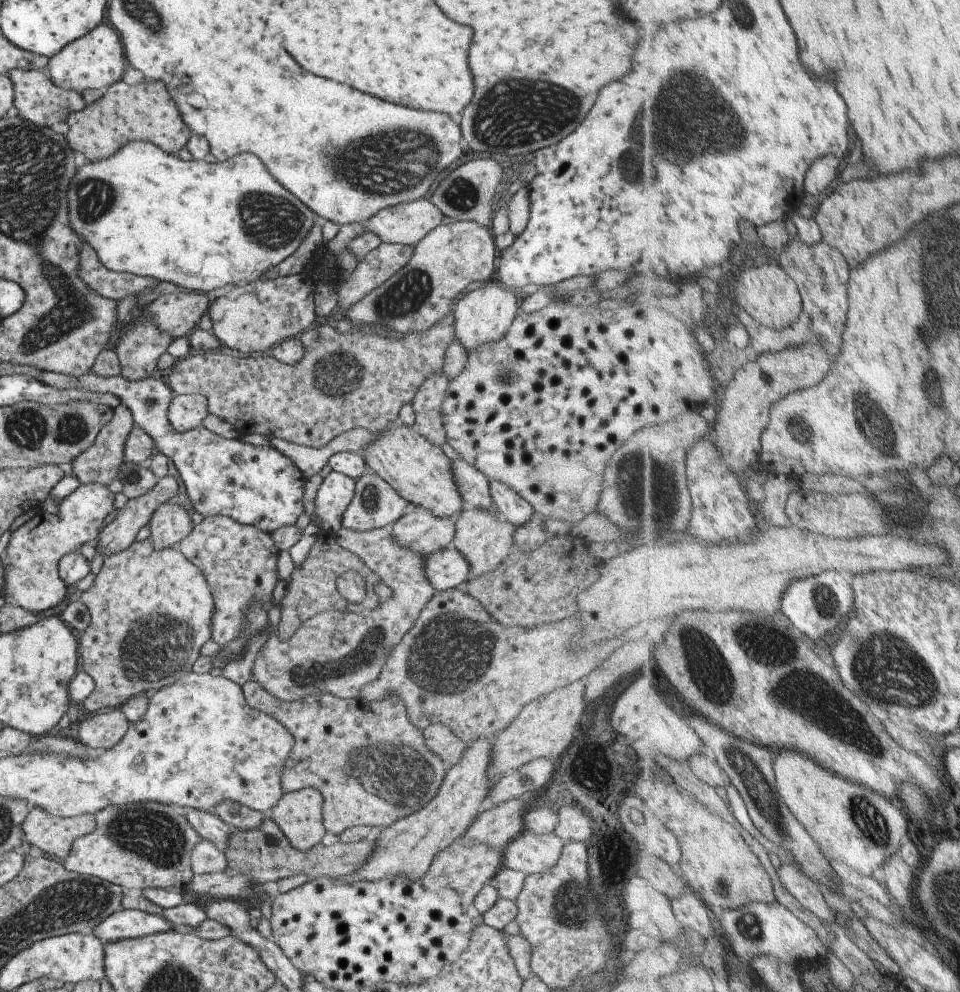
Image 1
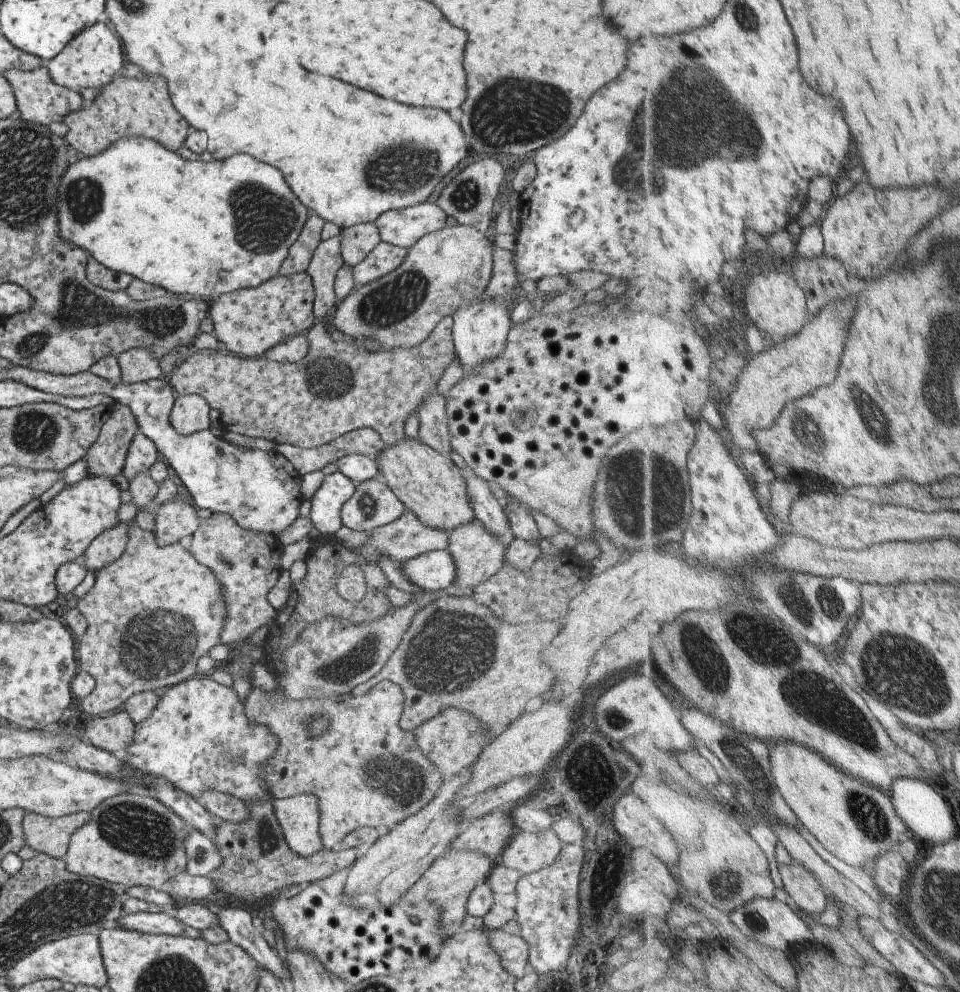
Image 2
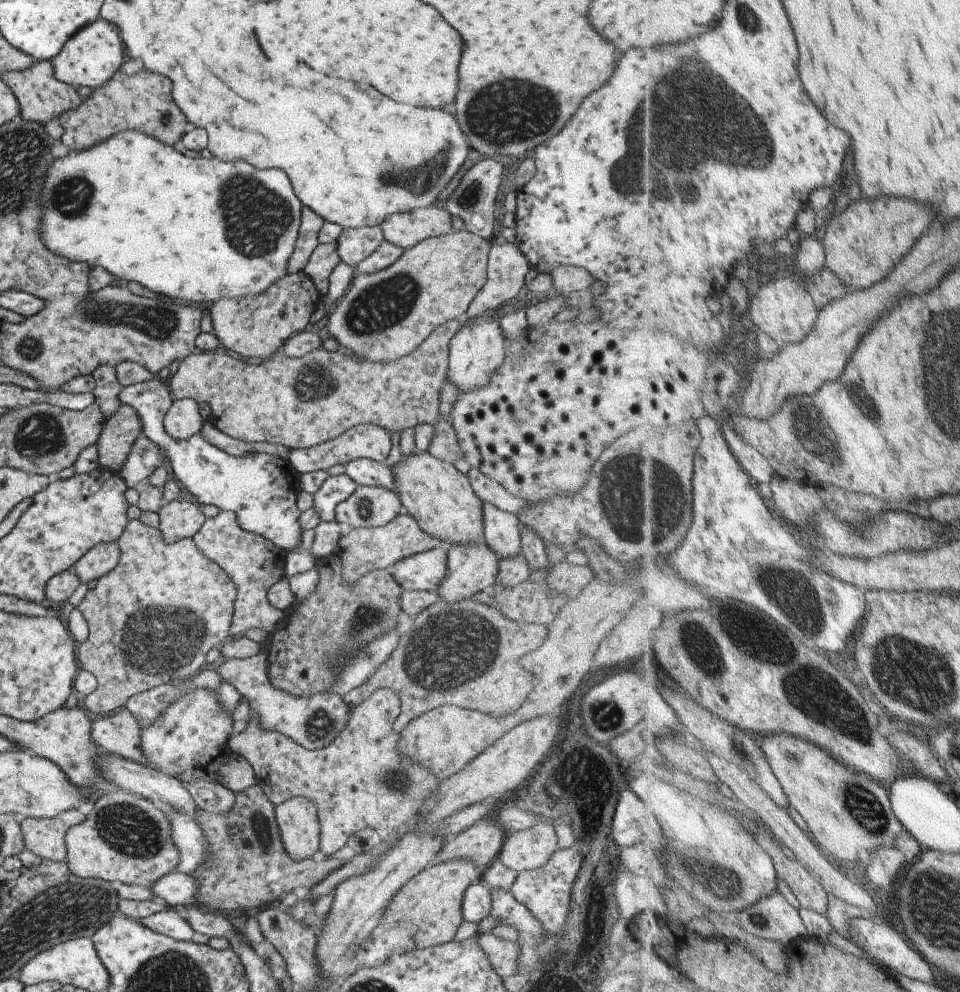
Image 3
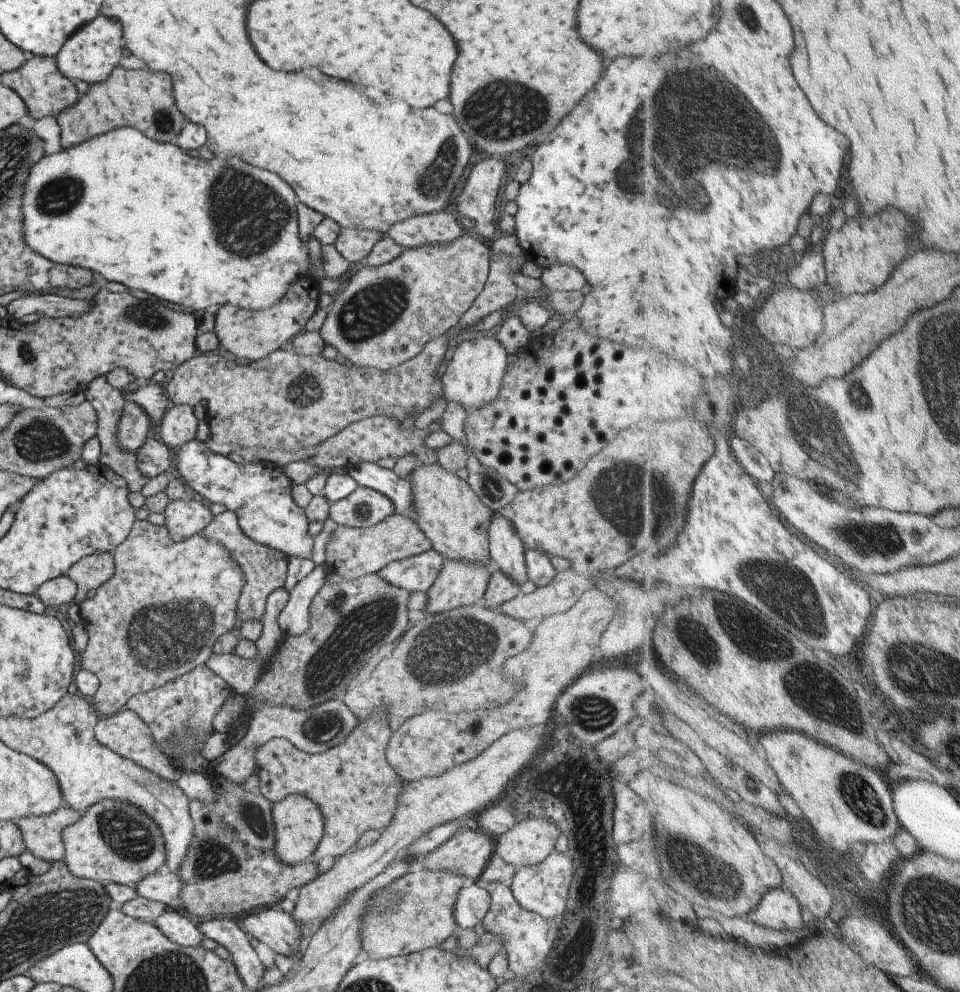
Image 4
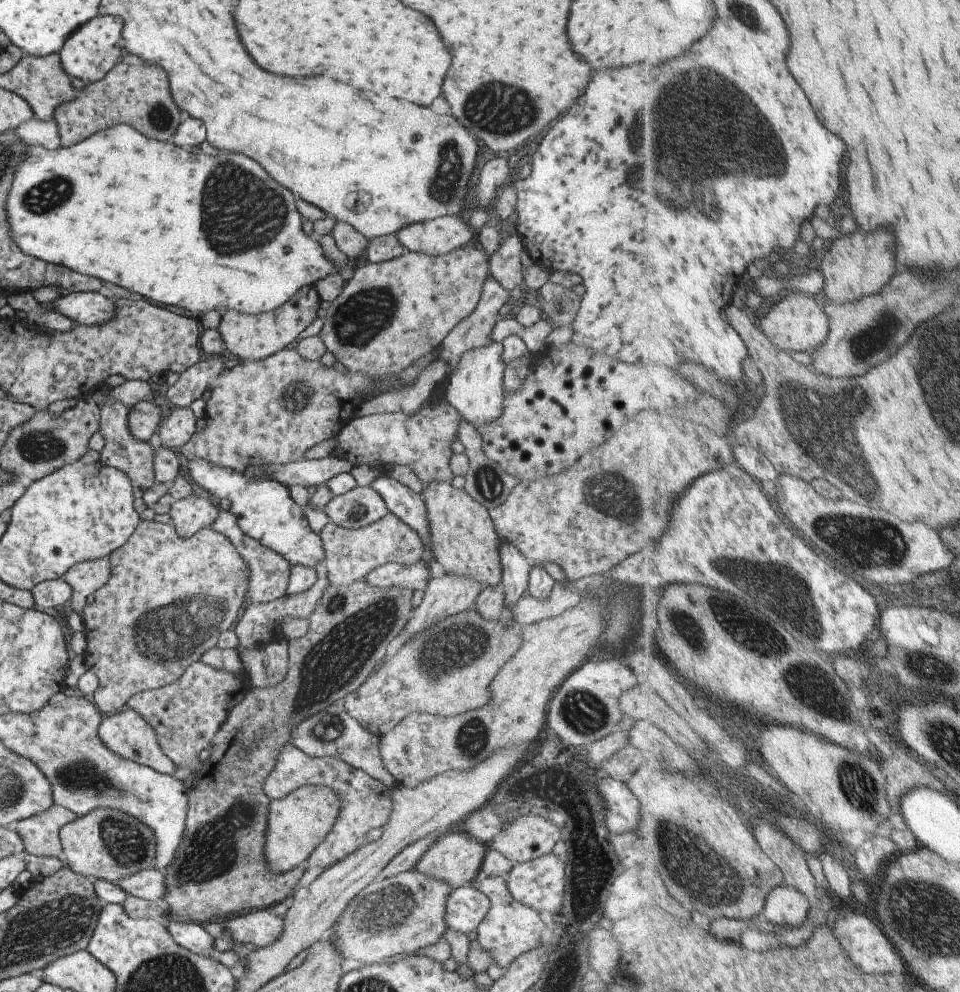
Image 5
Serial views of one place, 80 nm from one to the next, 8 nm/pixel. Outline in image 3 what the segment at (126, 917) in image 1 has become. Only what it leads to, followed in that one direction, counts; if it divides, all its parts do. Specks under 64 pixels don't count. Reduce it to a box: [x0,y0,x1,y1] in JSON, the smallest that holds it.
[137,907,194,941]

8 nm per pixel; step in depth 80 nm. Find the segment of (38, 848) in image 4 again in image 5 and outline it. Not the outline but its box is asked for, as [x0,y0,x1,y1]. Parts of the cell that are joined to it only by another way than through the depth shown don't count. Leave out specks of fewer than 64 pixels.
[7,804,75,858]

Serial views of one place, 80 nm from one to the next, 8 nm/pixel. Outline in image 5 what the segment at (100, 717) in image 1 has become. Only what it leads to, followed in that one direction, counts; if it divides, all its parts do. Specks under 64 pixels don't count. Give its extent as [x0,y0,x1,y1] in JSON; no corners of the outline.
[97,707,174,776]

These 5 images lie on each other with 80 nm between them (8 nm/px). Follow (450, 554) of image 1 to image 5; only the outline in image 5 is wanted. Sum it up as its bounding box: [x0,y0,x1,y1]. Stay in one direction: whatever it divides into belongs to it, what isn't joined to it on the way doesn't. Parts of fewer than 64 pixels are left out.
[363,560,432,591]

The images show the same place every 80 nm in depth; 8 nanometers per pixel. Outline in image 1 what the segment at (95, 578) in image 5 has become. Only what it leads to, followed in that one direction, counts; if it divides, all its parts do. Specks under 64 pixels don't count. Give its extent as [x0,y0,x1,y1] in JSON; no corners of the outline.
[96,475,179,557]

